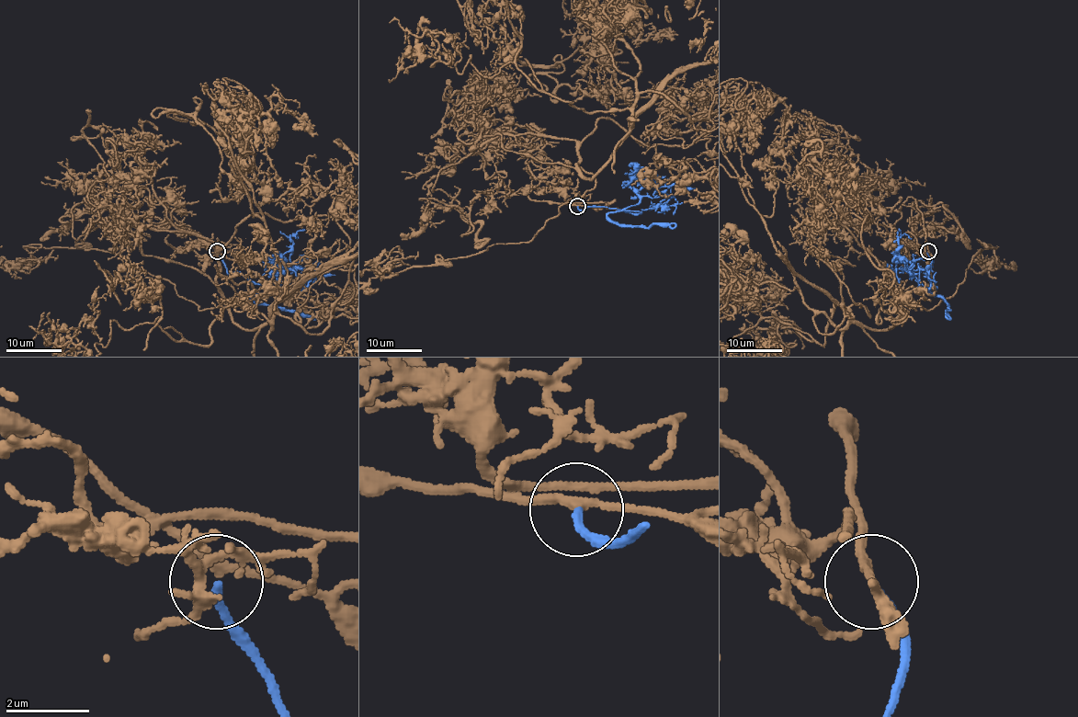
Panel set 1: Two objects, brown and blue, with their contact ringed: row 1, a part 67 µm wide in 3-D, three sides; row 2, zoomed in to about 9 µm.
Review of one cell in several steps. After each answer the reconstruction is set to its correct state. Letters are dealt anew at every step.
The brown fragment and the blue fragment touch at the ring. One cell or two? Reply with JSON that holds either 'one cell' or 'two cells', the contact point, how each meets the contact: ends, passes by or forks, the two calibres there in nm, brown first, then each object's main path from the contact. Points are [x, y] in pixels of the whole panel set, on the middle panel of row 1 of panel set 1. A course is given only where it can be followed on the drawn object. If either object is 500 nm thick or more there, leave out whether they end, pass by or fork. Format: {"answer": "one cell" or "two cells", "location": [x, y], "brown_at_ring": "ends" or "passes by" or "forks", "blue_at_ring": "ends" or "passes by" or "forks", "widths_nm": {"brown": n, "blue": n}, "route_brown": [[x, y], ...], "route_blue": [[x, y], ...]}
{"answer": "one cell", "location": [577, 206], "brown_at_ring": "passes by", "blue_at_ring": "ends", "widths_nm": {"brown": 200, "blue": 170}, "route_blue": [[577, 206], [638, 214], [627, 209], [643, 196], [673, 198], [660, 211], [664, 214]]}

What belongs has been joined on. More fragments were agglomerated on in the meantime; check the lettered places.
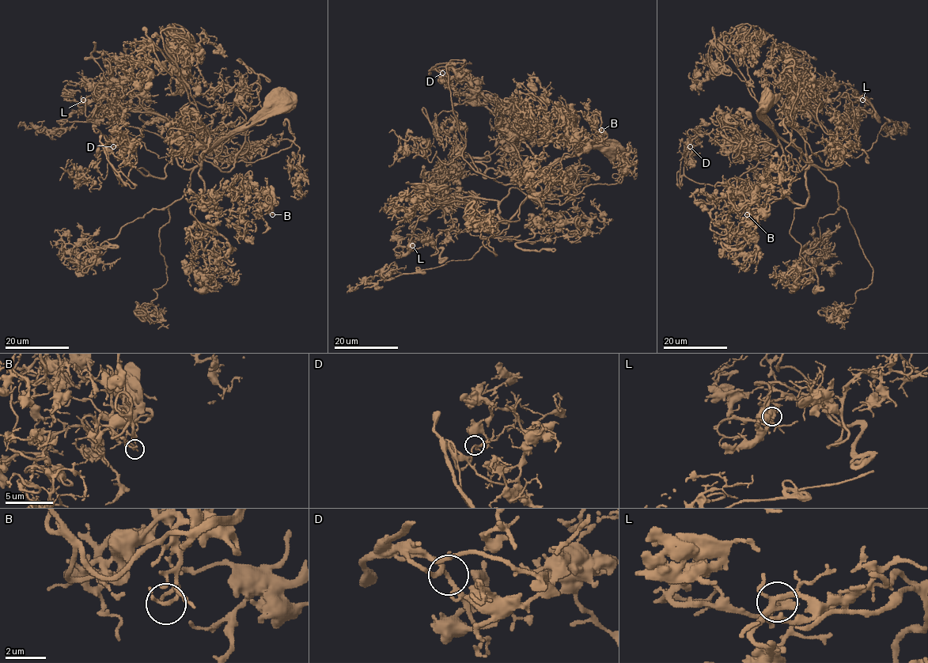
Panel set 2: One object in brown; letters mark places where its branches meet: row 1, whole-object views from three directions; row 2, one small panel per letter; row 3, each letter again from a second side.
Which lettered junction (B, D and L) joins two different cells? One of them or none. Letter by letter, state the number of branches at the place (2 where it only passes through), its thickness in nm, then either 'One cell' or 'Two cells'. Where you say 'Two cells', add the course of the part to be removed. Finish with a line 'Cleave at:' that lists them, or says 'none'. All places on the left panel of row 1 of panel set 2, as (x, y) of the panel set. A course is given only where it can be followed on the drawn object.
B: Branches: 3. Thickness 140 nm. One cell
D: Branches: 3. Thickness 150 nm. One cell
L: Branches: 2. Thickness 320 nm. One cell
Cleave at: none

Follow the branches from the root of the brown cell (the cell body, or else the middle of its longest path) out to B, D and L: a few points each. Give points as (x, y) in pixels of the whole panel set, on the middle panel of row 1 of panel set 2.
B: (613, 146), (592, 145), (562, 157), (528, 190), (536, 173), (601, 130)
D: (613, 146), (562, 157), (531, 192), (528, 182), (498, 182), (463, 157), (446, 68), (437, 67), (442, 72)
L: (613, 146), (558, 159), (506, 222), (496, 201), (452, 198), (418, 218), (414, 229), (429, 237), (412, 245)

